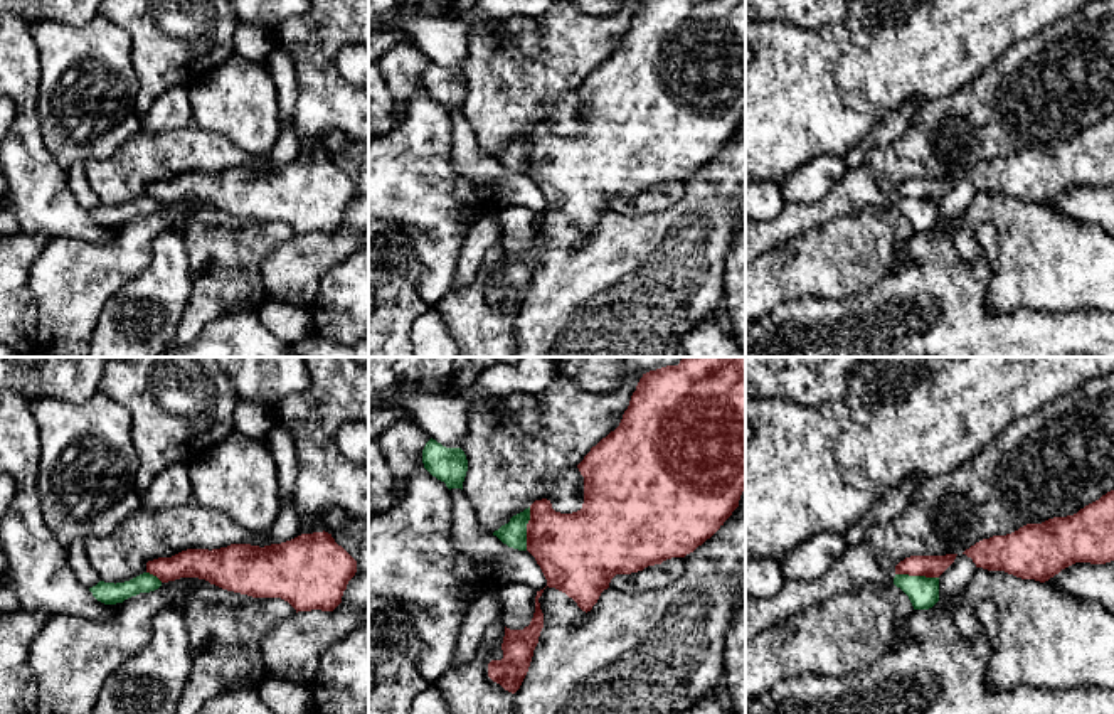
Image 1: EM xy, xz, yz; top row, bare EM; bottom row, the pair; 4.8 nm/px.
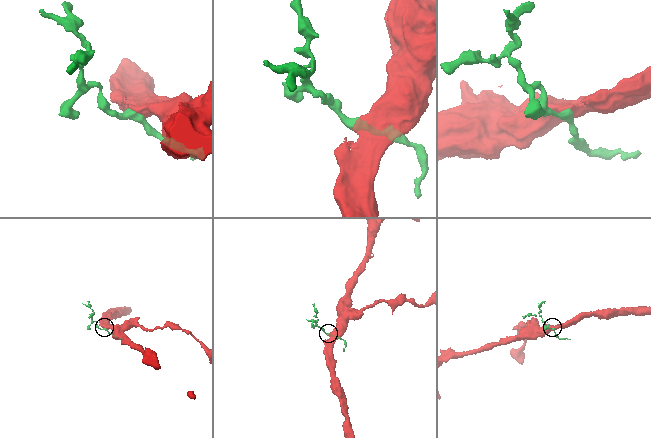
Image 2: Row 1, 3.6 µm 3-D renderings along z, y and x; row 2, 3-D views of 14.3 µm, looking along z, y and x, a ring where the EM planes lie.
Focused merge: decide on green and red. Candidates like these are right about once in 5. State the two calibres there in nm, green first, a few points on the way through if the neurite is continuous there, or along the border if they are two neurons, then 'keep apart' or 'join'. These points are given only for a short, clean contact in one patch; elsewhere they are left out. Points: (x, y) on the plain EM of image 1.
calibres 120 and 360 nm; border xz (530, 130), (525, 172); keep apart

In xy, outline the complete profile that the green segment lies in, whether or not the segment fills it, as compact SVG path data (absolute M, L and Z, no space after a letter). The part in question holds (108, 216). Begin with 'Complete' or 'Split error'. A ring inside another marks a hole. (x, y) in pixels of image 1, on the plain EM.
Complete. M143 195L125 205L104 205L99 204L96 209L89 210L93 219L104 227L123 226L125 222L136 219L140 216L150 216L162 209L162 204L150 197Z

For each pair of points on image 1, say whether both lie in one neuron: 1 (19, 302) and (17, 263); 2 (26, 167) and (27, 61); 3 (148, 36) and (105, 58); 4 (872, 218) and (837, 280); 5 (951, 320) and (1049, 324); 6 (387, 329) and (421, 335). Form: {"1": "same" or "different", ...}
{"1": "same", "2": "same", "3": "different", "4": "same", "5": "same", "6": "different"}

